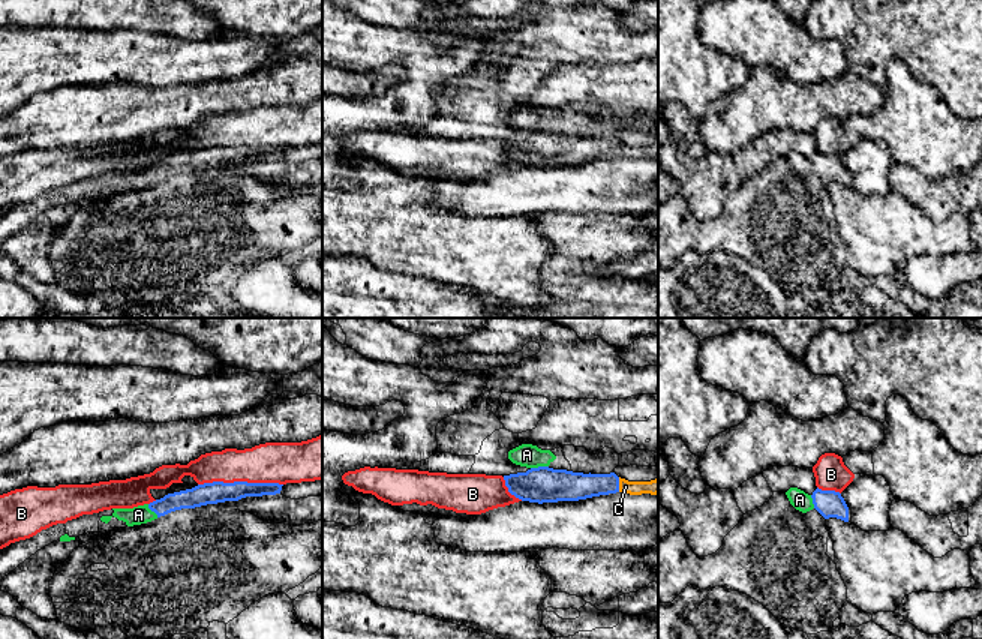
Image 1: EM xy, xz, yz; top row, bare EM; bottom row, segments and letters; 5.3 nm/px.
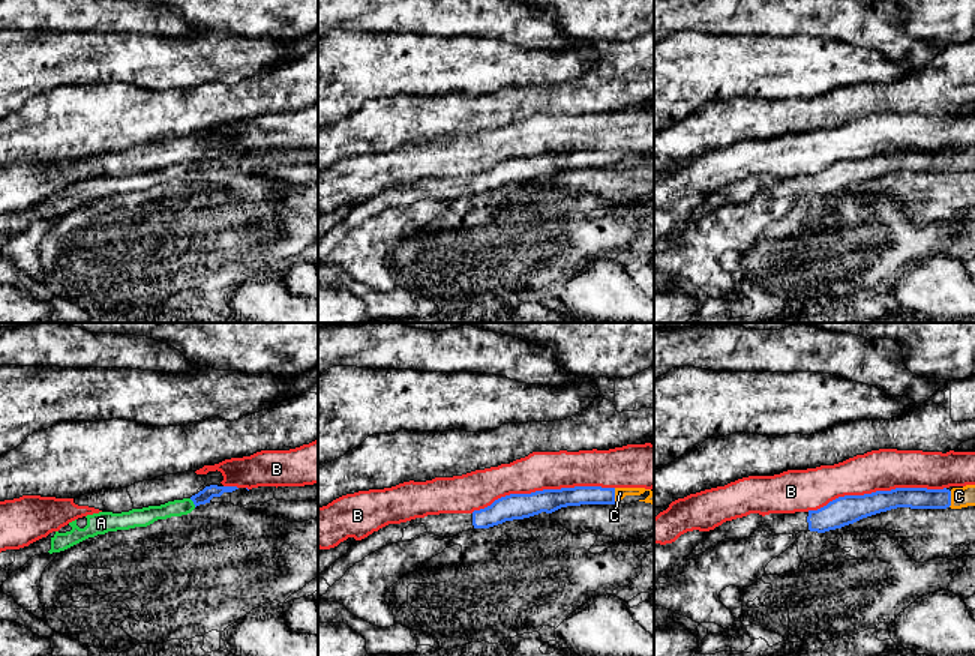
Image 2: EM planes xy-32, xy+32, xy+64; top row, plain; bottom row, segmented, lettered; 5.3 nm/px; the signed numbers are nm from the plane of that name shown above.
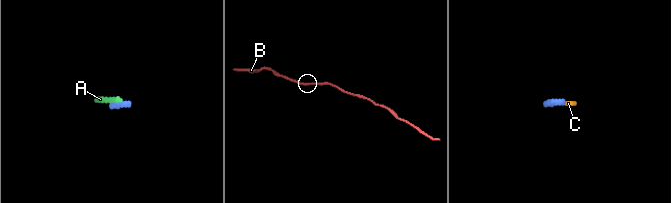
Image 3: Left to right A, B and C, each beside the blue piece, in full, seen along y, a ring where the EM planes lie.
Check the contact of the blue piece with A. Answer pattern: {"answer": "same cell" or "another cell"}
{"answer": "same cell"}

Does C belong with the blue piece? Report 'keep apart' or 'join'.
join

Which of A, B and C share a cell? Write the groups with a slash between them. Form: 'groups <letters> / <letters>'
groups A C / B

